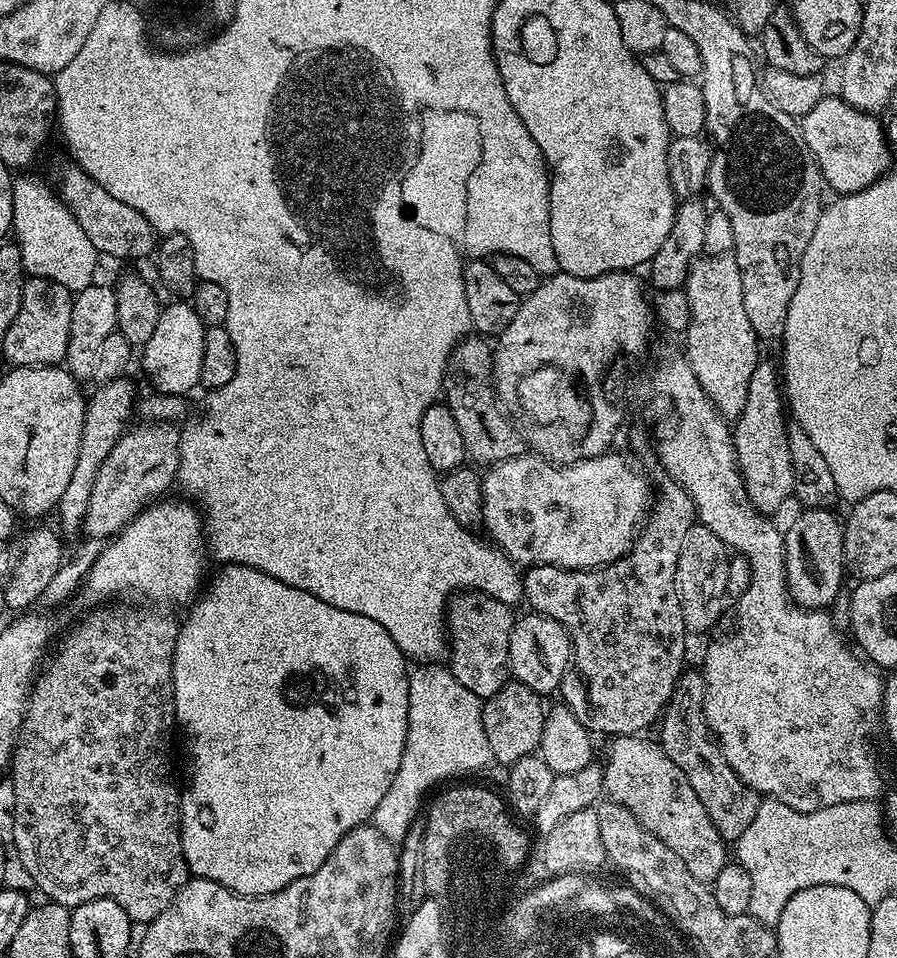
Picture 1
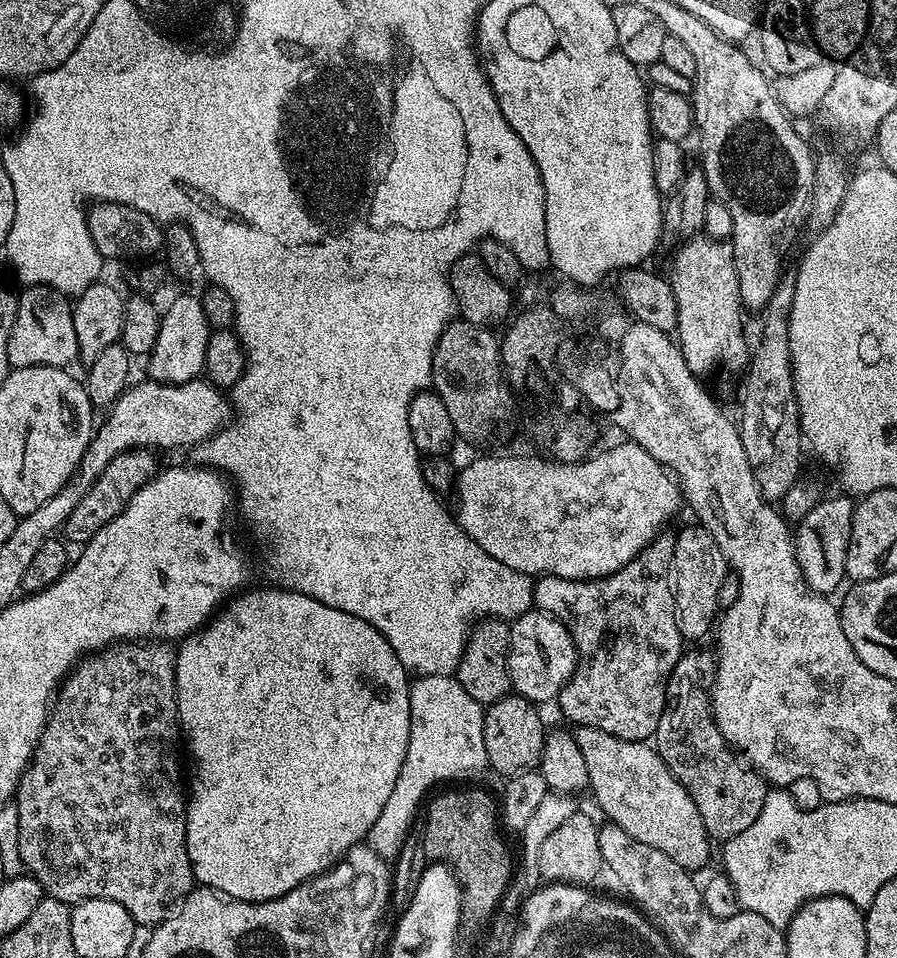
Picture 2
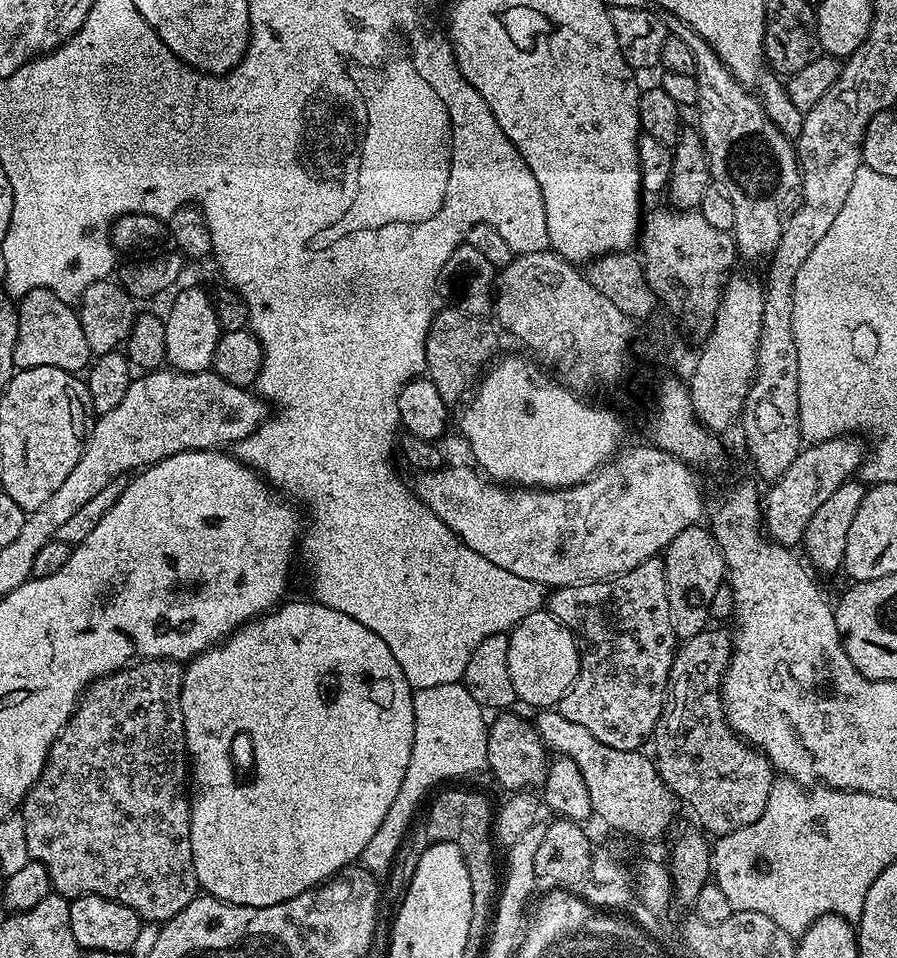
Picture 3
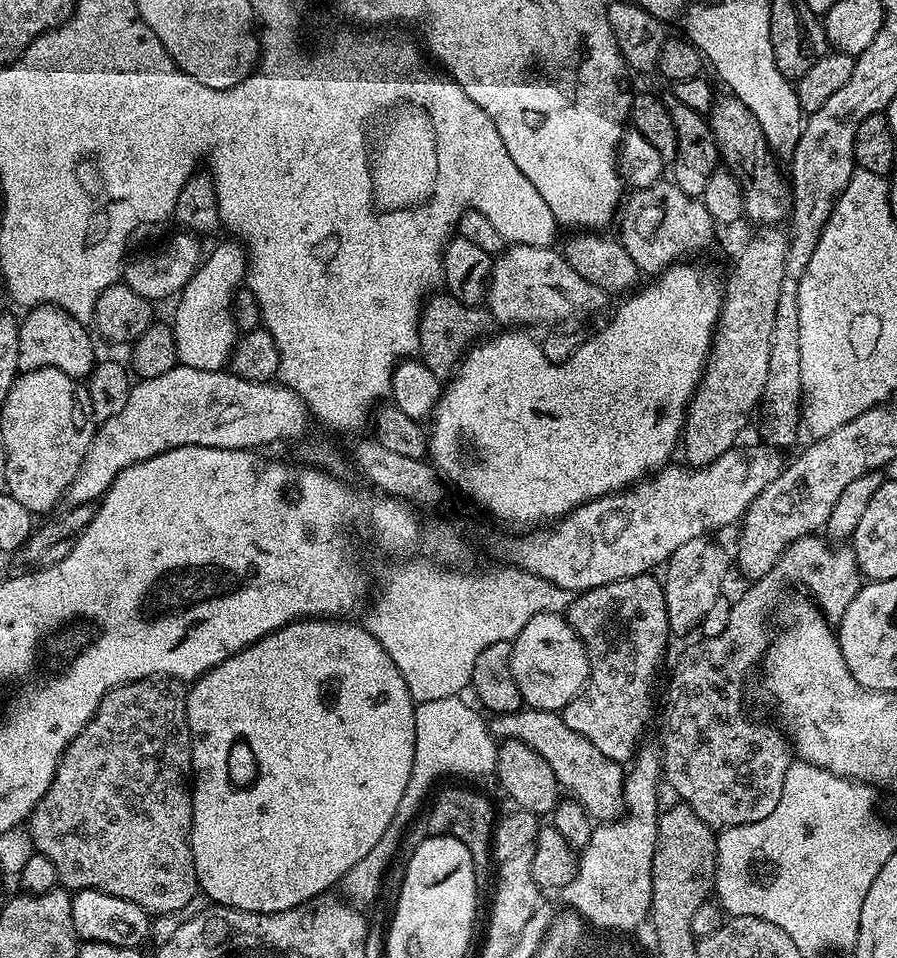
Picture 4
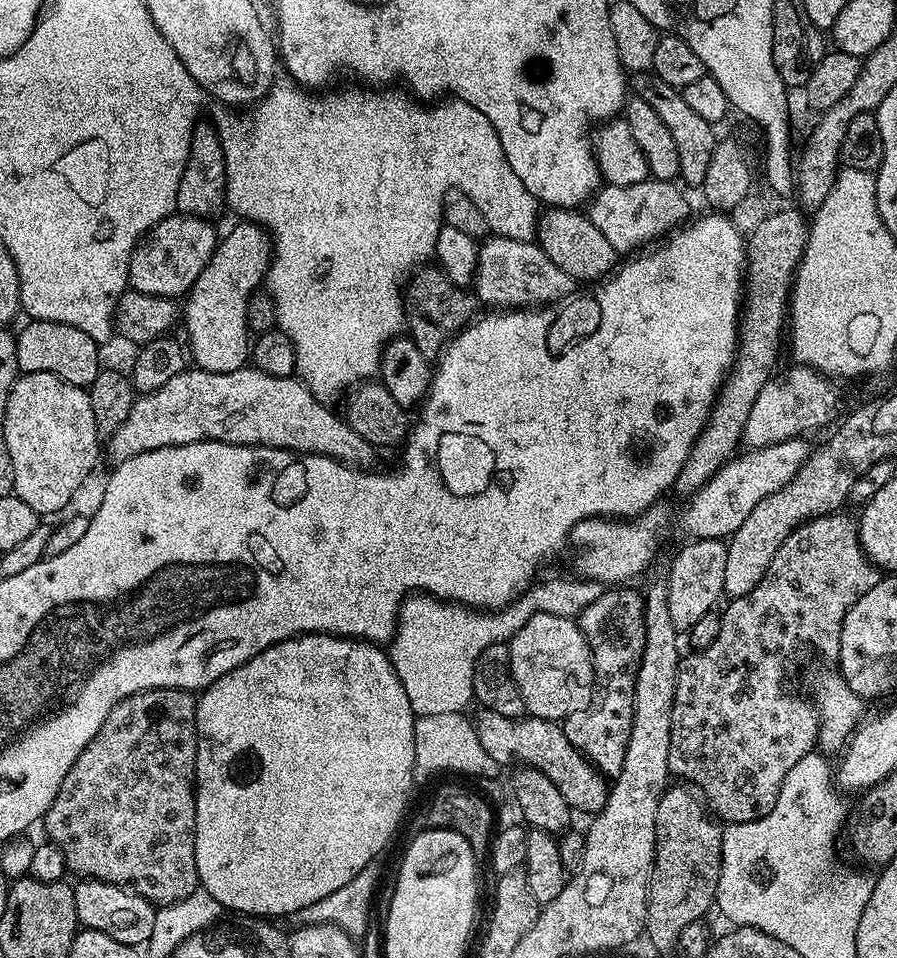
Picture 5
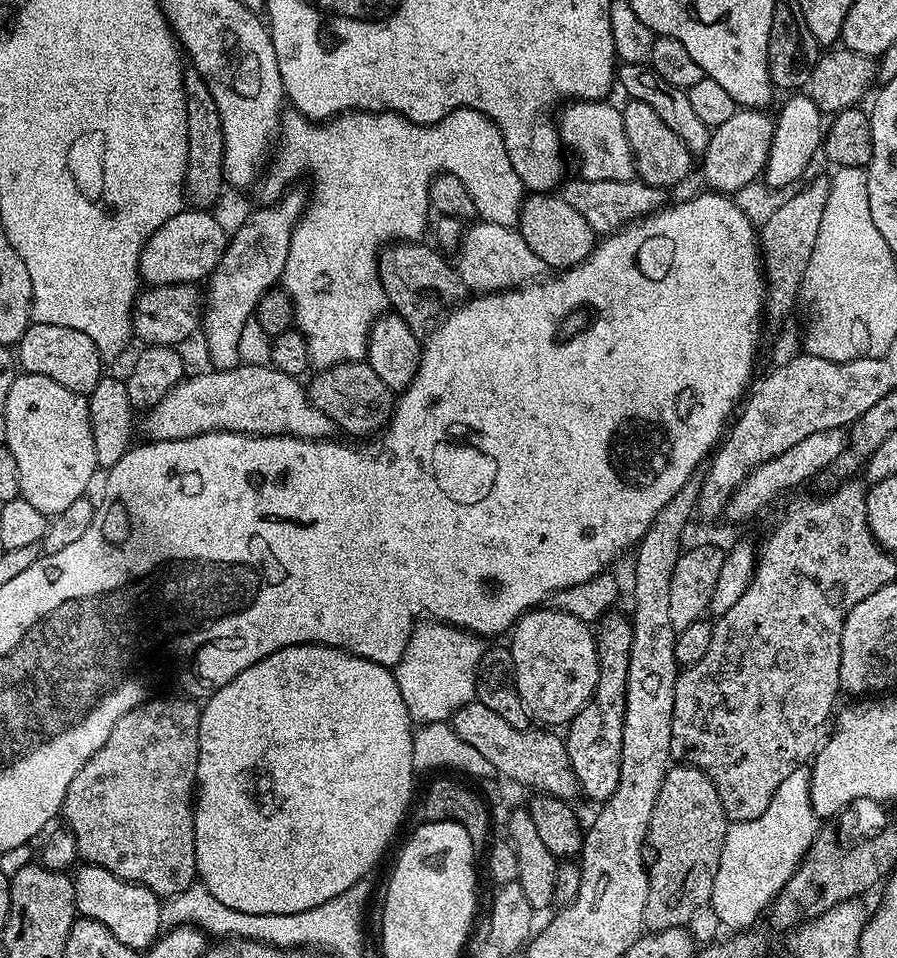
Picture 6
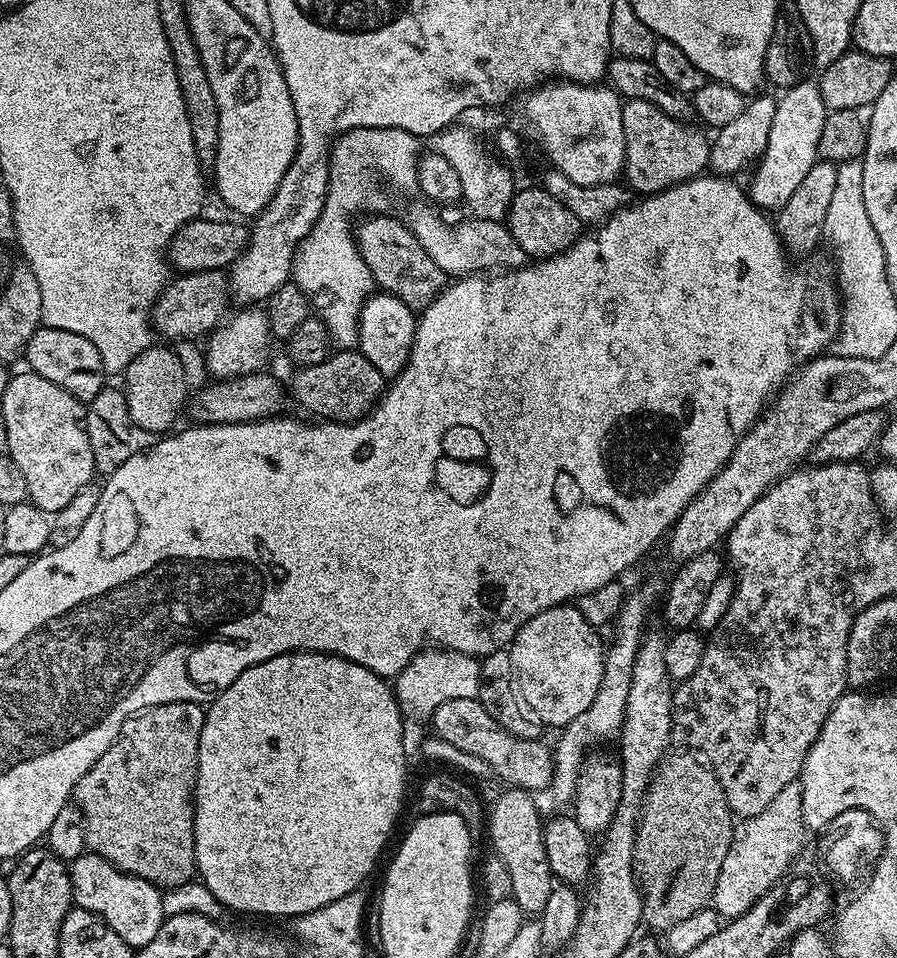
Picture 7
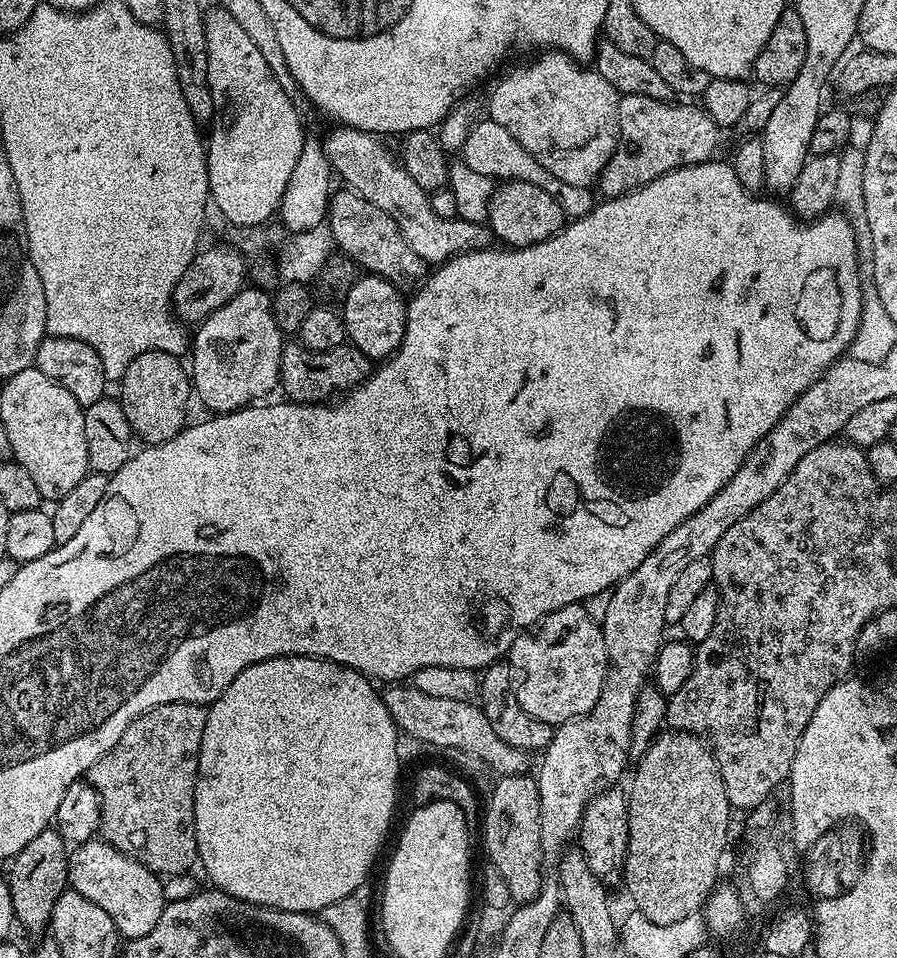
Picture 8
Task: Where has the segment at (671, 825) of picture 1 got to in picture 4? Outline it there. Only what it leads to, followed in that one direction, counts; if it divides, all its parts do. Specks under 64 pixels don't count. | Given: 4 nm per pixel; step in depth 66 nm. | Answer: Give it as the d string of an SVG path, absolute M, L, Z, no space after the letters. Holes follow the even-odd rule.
M525 707L505 716L493 715L490 731L497 741L520 740L533 748L546 760L550 770L554 770L561 789L580 803L593 821L615 820L623 813L625 769L618 762L606 758L606 754L602 754L594 742L582 738L582 734L574 734L574 730L566 726L561 713Z

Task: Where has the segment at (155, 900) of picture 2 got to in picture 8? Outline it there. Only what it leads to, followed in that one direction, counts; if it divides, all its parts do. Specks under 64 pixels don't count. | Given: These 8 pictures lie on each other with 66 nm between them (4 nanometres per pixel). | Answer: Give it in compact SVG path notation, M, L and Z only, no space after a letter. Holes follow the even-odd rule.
M174 702L173 704L163 704L157 708L151 708L149 712L130 722L130 726L126 726L126 730L122 734L122 738L118 738L118 742L107 752L102 754L102 758L98 758L98 762L94 762L94 766L86 773L86 779L92 785L92 789L98 794L100 799L100 831L99 835L110 846L114 846L118 850L122 850L122 854L126 854L130 858L134 858L138 862L142 862L142 866L146 866L146 870L155 872L161 878L169 876L182 876L193 871L198 864L196 854L196 827L194 826L194 794L196 793L196 778L200 774L200 747L202 746L202 730L206 728L207 711L201 705L187 704L186 702Z

